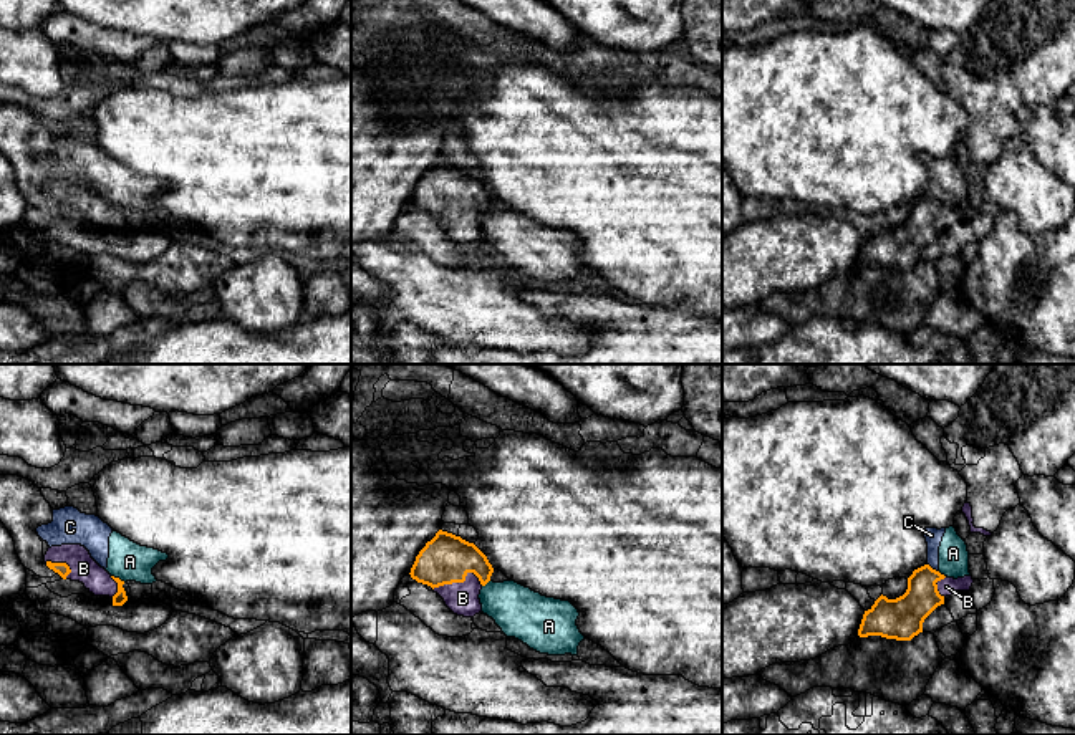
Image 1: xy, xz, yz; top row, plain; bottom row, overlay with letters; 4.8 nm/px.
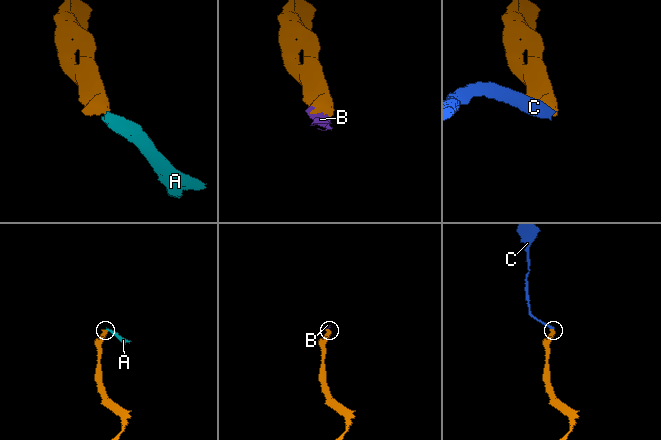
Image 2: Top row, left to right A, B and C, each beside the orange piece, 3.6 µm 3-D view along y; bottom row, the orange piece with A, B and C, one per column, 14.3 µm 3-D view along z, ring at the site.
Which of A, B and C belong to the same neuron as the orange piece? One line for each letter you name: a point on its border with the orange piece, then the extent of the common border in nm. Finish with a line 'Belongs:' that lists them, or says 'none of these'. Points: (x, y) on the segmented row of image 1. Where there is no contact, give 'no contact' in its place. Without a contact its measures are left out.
B: meets orange in xz at (459, 581); contact 240 nm long
Belongs: B

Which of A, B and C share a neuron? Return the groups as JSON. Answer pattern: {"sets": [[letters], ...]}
{"sets": [["A", "C"], ["B"]]}

